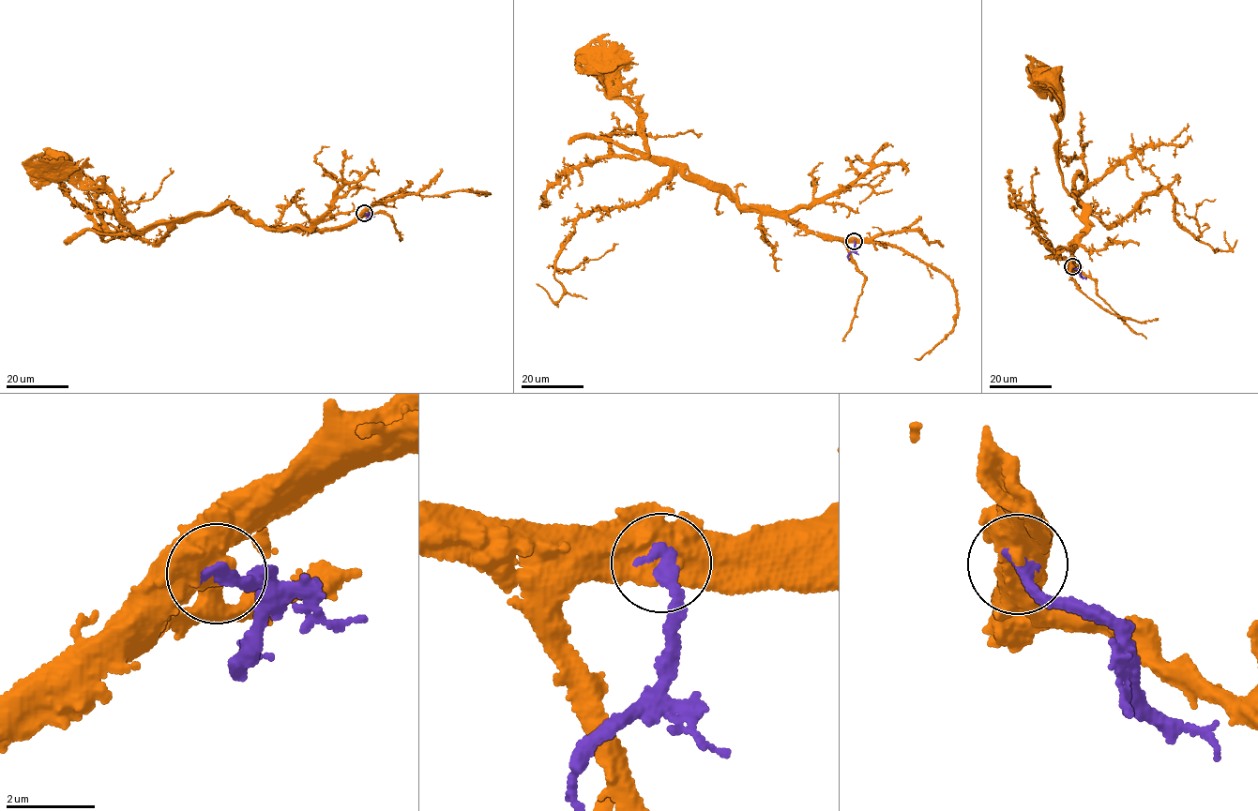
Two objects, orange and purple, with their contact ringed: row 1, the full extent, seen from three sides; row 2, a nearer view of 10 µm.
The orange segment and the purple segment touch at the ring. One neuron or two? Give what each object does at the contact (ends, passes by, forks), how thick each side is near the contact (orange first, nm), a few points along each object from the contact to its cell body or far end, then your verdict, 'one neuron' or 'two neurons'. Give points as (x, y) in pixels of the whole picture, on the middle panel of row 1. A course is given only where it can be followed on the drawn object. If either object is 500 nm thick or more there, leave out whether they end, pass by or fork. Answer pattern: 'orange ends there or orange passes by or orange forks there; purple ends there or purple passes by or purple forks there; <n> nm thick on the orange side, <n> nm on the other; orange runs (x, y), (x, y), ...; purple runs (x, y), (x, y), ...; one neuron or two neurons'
900 nm thick on the orange side, 360 nm on the other; orange runs (854, 241), (743, 209), (649, 157), (641, 117), (611, 89), (602, 66); purple runs (854, 241), (849, 259); two neurons

